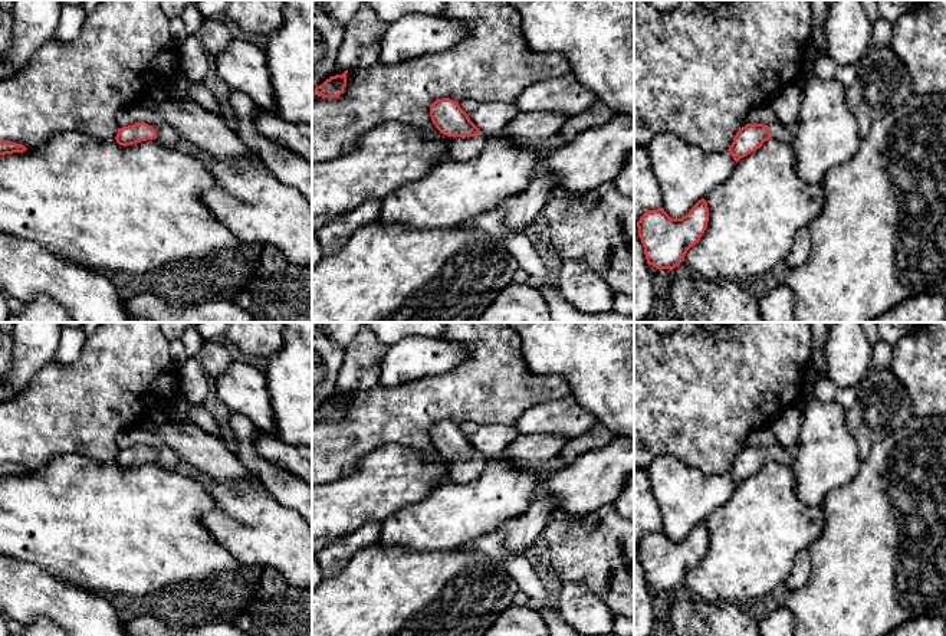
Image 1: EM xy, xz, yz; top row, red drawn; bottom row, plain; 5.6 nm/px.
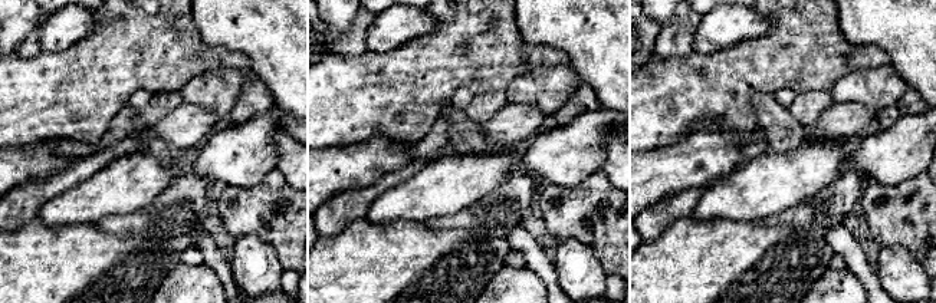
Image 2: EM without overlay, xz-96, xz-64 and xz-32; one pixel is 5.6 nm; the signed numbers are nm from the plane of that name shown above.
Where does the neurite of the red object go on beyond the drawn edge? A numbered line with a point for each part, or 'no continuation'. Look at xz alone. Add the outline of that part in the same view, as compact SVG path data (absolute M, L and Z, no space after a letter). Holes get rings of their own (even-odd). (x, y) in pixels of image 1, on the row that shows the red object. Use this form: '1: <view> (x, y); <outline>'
1: xz (462, 148); M483 132L474 135L474 137L453 137L450 141L450 151L449 151L449 158L453 158L456 161L467 161L474 157L477 157L489 137L485 135Z

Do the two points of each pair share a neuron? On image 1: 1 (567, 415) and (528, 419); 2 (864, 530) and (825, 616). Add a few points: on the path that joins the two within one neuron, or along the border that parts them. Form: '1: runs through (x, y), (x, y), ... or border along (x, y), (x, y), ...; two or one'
1: runs through (557, 418), (538, 419); one
2: runs through (864, 551), (864, 577), (847, 594); one

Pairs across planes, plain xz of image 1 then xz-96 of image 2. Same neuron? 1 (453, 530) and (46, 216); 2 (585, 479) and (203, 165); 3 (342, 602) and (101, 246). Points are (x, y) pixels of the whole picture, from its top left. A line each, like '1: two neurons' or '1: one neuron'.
1: one neuron
2: one neuron
3: one neuron

